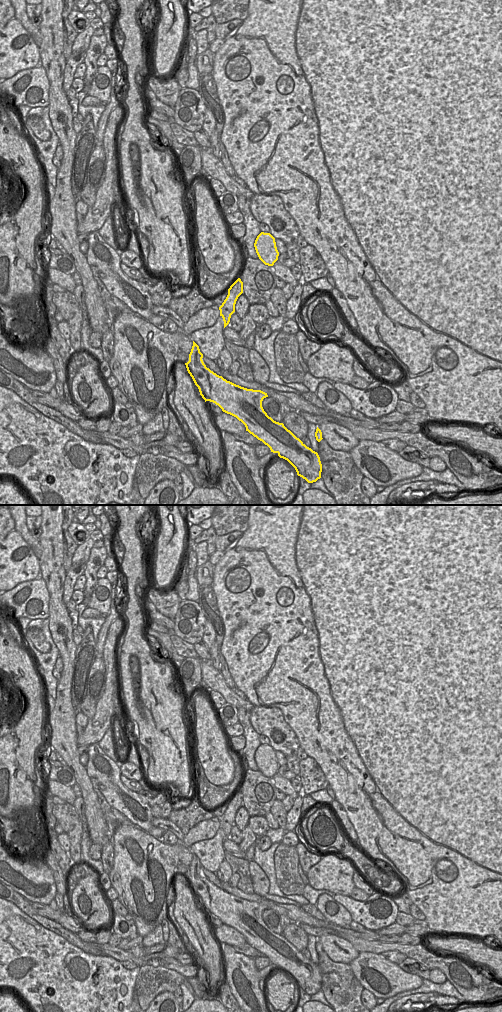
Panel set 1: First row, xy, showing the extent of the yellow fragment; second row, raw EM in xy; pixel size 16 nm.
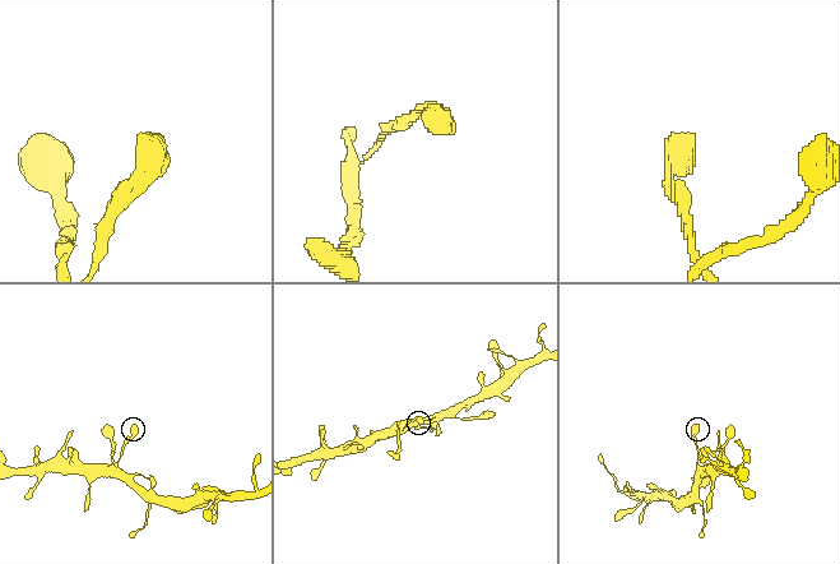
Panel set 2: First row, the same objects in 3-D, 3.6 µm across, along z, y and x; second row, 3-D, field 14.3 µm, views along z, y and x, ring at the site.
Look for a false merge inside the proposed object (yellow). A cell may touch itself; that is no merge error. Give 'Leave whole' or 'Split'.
Leave whole.

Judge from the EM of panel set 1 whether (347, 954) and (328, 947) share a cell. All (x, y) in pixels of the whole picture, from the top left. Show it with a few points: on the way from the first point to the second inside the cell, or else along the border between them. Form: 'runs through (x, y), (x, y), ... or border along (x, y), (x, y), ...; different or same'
runs through (342, 951), (333, 947); same

